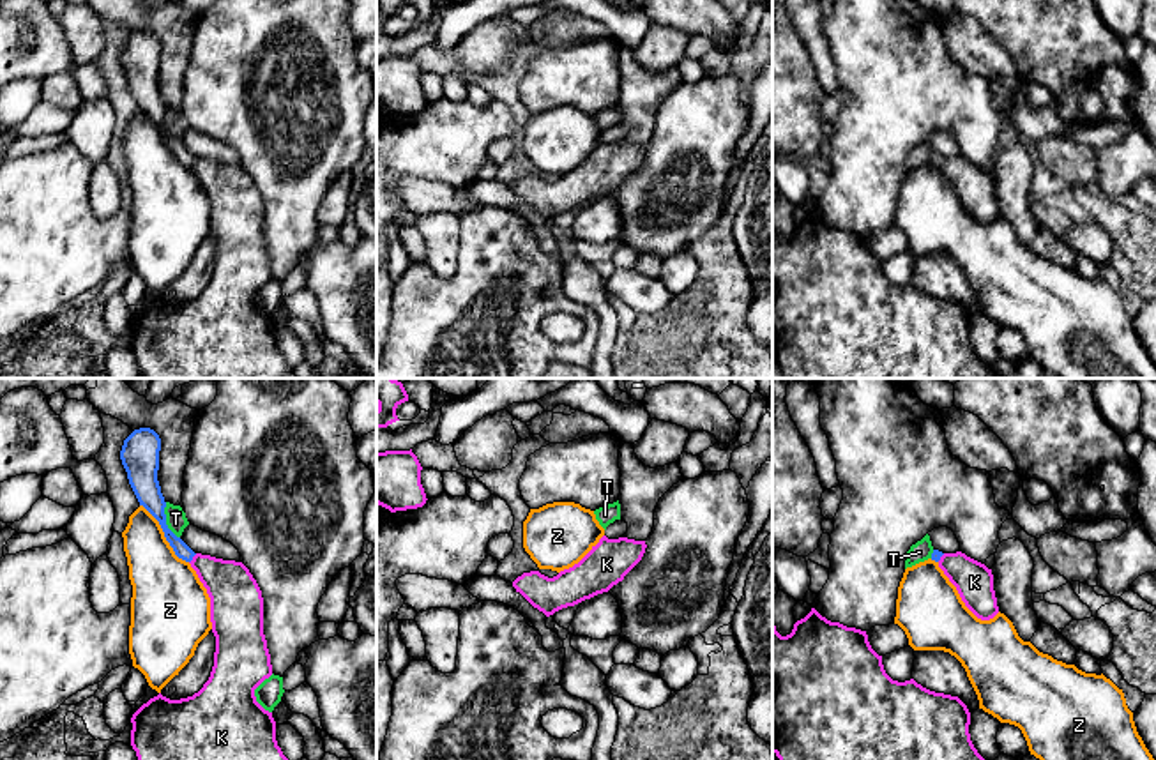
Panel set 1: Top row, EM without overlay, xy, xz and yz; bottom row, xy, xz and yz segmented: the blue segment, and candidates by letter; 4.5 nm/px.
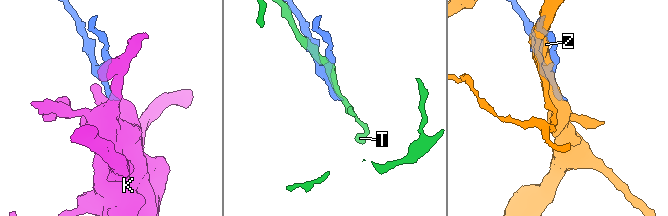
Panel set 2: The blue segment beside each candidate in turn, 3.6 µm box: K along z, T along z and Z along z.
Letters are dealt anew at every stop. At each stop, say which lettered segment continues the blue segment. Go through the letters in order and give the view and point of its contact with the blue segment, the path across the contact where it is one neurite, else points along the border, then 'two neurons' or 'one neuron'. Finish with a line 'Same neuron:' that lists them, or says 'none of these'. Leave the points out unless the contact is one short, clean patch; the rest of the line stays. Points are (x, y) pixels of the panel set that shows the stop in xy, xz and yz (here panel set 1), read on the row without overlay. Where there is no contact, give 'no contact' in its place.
K: meets blue in xy at (191, 163); border along xy (197, 158), (190, 167); two neurons
T: meets blue in xy at (165, 124); two neurons
Z: meets blue in xy at (165, 140); two neurons
Same neuron: none of these

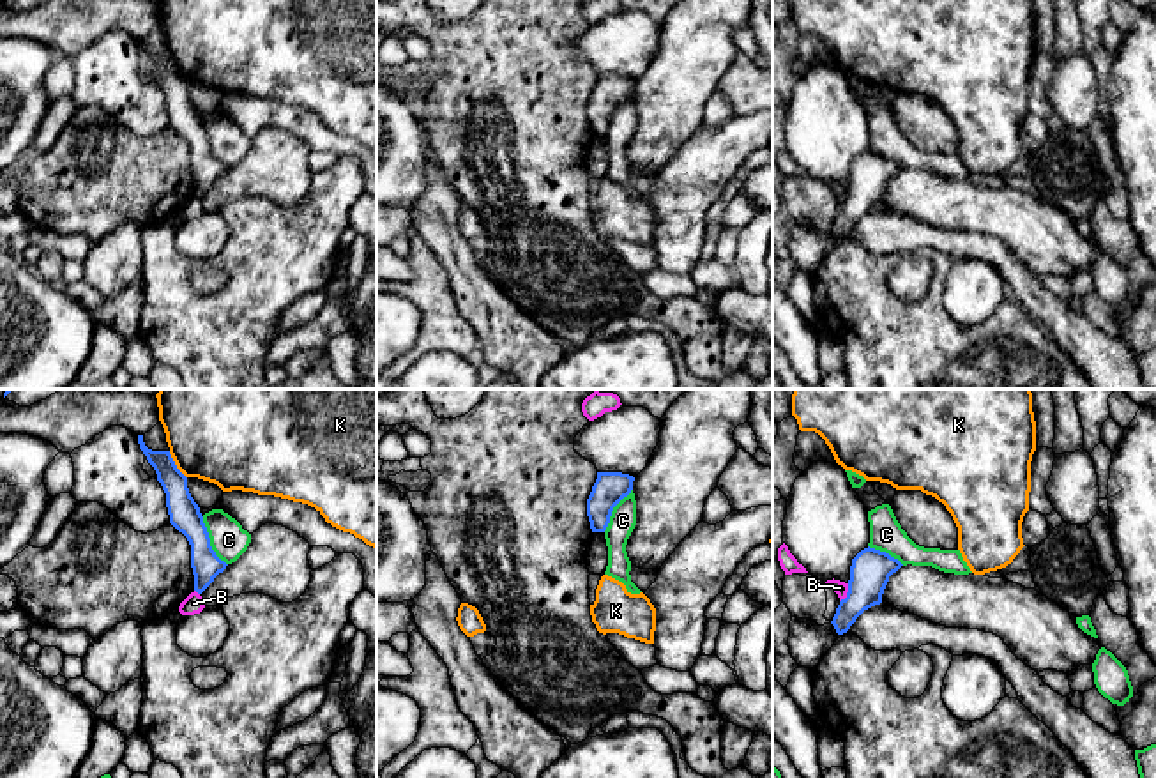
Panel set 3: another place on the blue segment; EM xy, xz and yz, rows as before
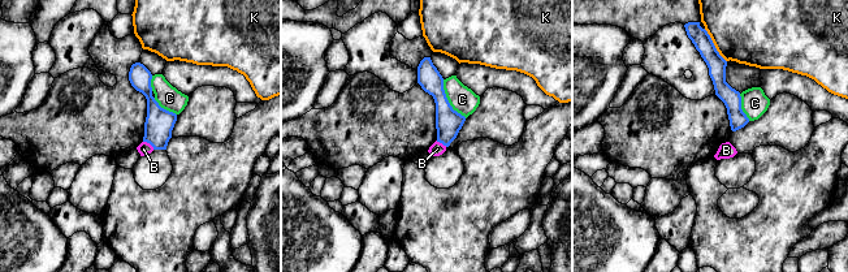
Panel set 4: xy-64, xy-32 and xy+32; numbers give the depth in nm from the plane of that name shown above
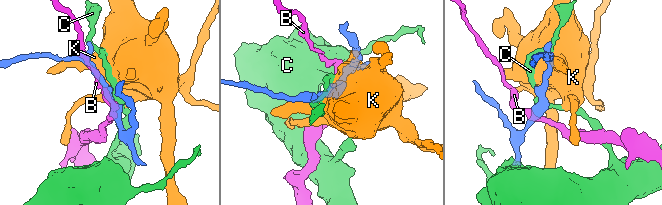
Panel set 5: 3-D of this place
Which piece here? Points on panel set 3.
B: meets blue in yz at (847, 197); border along yz (849, 188), (849, 195), (840, 205); two neurons
C: meets blue in xy at (209, 145); one neuron
K: meets blue in xy at (175, 69); two neurons
Same neuron: C

